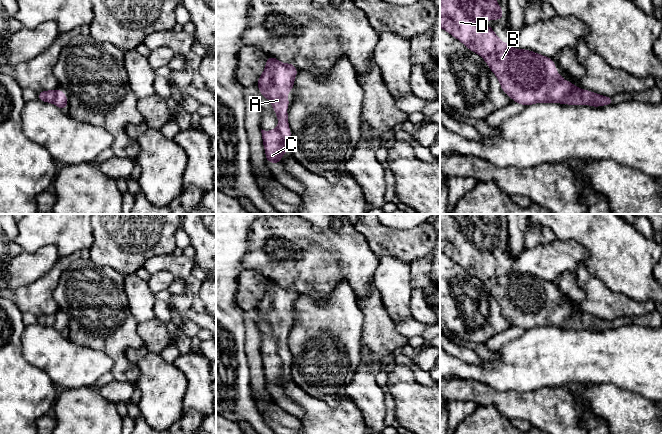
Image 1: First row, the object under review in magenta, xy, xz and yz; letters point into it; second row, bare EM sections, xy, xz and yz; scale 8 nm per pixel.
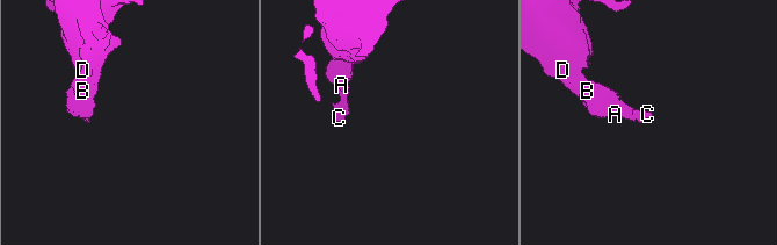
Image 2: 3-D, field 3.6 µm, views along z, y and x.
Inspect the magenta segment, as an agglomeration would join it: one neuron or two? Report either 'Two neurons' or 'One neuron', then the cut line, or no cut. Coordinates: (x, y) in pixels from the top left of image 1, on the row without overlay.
One neuron. No split

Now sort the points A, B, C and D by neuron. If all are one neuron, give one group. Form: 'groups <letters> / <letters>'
groups A B C D

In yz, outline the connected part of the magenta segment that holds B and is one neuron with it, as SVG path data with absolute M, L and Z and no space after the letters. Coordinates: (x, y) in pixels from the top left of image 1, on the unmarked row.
M440 214L440 252L443 252L450 259L458 263L470 275L480 279L496 299L499 304L501 313L509 319L512 325L521 329L529 330L535 327L559 327L574 330L589 329L592 331L599 331L605 329L612 329L614 322L602 320L590 314L582 314L575 310L572 306L564 304L562 299L556 298L555 295L559 293L558 290L553 290L555 284L544 279L527 273L516 273L511 268L501 265L494 254L485 248L478 248L478 244L502 244L504 241L503 233L499 226L493 227L491 222L507 222L506 214Z

